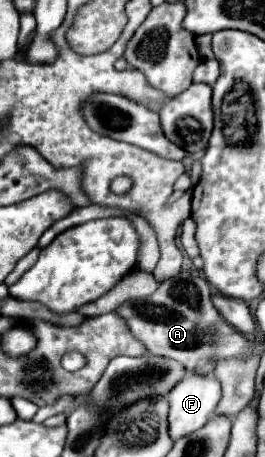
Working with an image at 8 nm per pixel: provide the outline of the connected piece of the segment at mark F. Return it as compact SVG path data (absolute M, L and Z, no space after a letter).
M187 374L167 396L169 436L179 440L209 422L221 398L221 386L213 376Z

